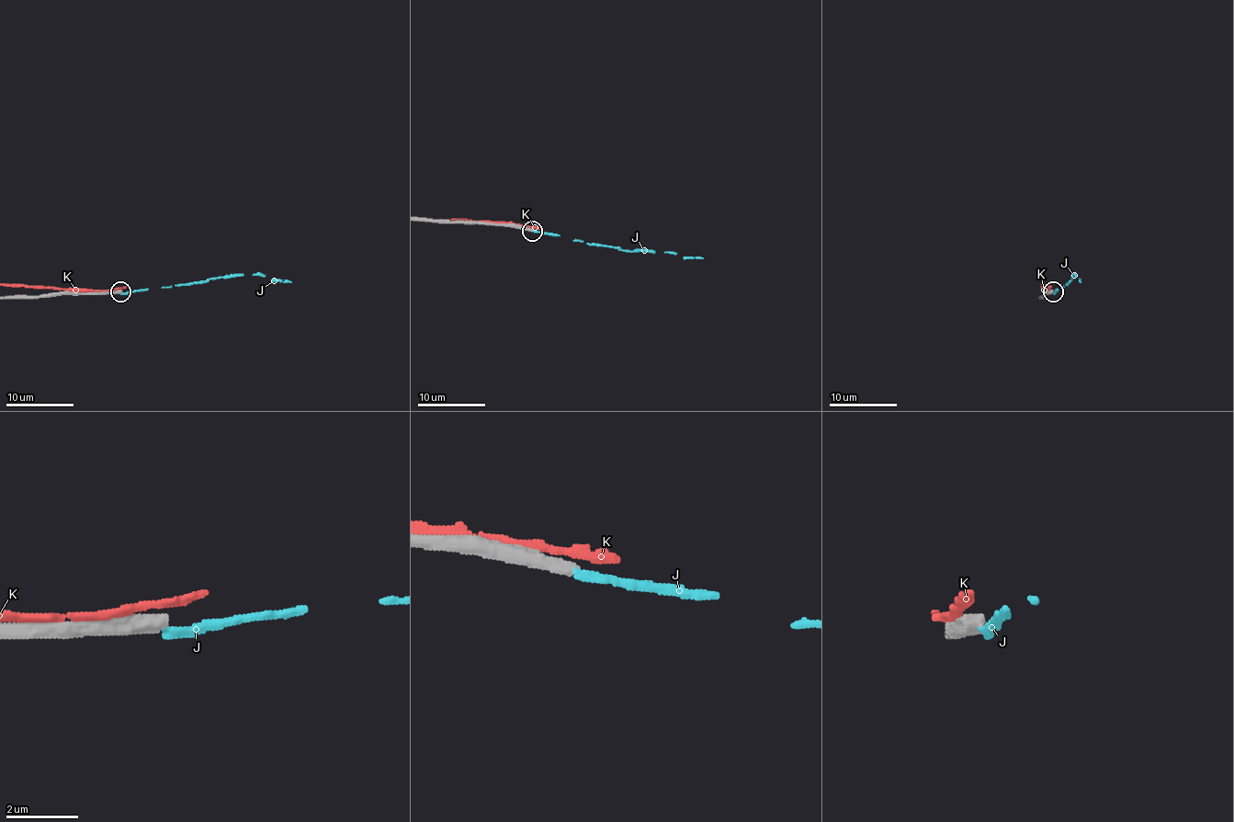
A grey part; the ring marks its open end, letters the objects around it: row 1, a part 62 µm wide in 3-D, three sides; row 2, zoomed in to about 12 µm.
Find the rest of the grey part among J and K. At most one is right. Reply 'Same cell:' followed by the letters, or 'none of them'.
Same cell: none of them

